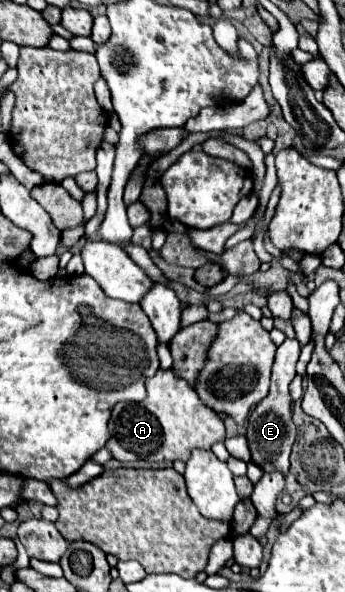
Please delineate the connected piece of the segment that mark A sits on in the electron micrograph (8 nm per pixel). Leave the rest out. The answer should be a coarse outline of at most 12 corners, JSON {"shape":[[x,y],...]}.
{"shape":[[175,371],[121,401],[117,461],[187,461],[225,439],[221,417]]}

